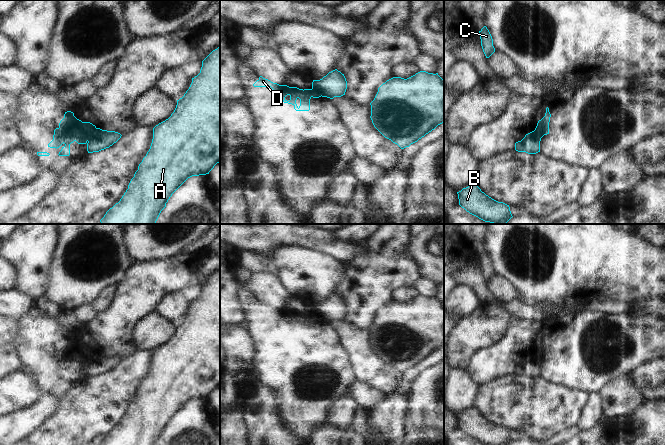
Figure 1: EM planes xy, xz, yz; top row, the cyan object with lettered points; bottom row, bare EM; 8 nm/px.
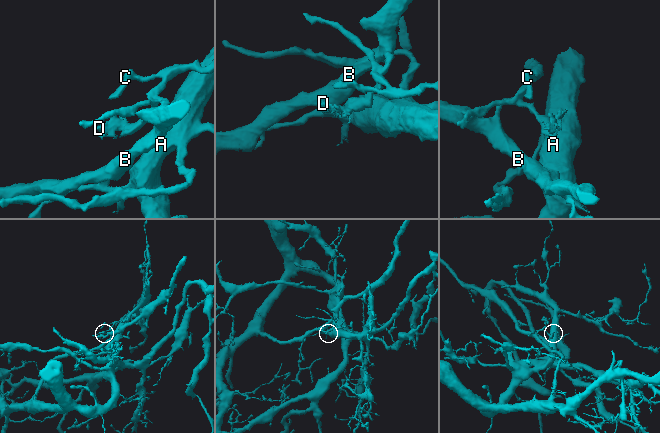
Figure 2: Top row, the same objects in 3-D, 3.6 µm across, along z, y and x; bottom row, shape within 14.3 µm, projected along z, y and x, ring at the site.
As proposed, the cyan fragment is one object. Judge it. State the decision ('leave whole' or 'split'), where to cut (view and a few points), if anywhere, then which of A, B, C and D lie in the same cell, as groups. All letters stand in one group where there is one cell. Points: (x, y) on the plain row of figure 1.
split; cut in xy along (96, 352), (95, 359), (88, 365); A B C / D

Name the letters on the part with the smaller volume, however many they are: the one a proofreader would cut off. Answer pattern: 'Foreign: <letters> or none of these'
Foreign: D

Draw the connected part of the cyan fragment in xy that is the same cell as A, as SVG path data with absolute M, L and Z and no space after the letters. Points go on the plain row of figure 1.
M220 270L203 285L200 297L171 340L153 352L149 375L128 413L100 445L157 445L172 418L190 401L206 399L220 386Z

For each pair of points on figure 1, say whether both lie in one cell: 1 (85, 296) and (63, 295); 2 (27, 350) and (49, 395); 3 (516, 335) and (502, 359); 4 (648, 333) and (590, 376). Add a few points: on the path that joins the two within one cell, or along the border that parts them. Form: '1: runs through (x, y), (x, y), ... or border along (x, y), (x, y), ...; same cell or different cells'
1: runs through (80, 295), (68, 295); same cell
2: runs through (38, 361), (39, 365), (51, 377), (51, 384); same cell
3: runs through (516, 341), (516, 345), (508, 353); same cell
4: runs through (635, 348), (612, 371), (605, 373); same cell

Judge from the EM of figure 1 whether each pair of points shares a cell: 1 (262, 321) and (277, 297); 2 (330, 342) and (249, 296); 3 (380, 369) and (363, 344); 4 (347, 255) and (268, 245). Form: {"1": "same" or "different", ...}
{"1": "different", "2": "same", "3": "same", "4": "same"}

